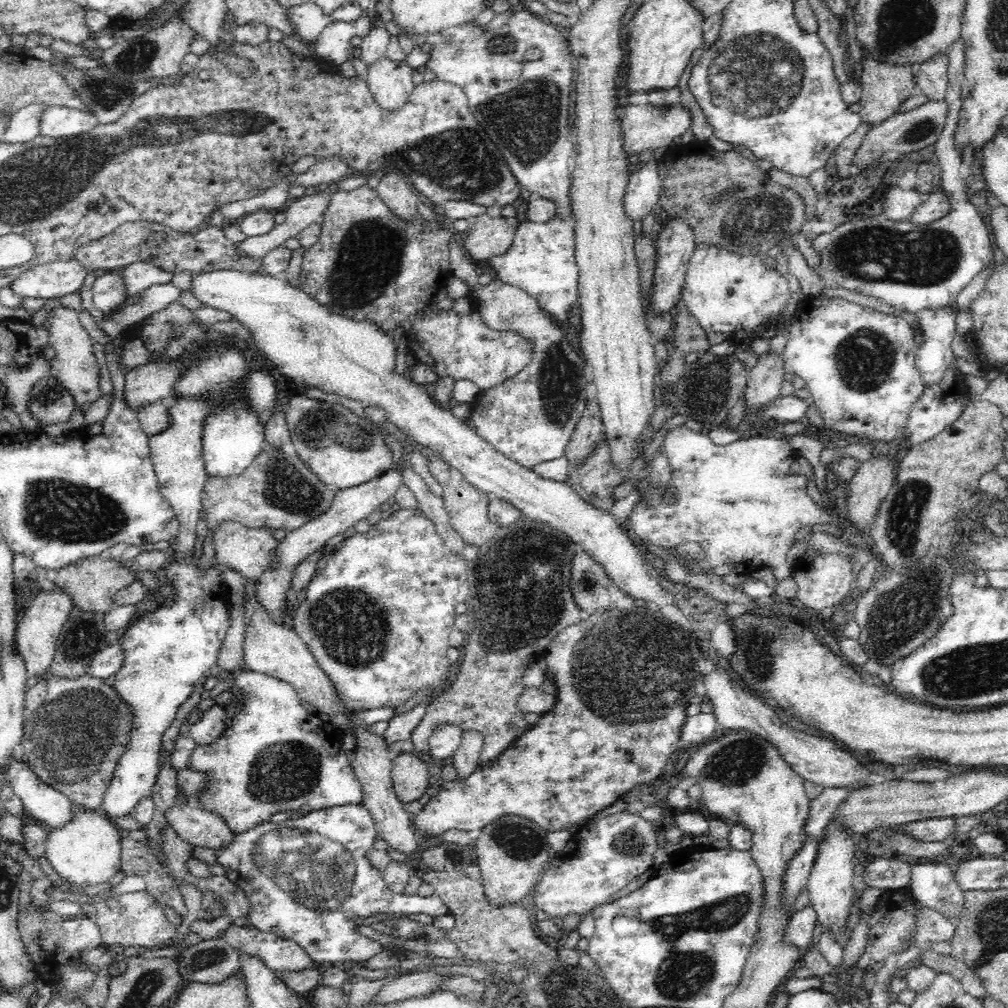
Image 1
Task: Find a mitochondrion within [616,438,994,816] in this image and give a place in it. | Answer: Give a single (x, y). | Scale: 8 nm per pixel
(901, 612)

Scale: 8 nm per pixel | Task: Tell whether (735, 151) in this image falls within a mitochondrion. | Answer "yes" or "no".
no

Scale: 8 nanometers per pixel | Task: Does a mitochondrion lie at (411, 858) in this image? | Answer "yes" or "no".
no

